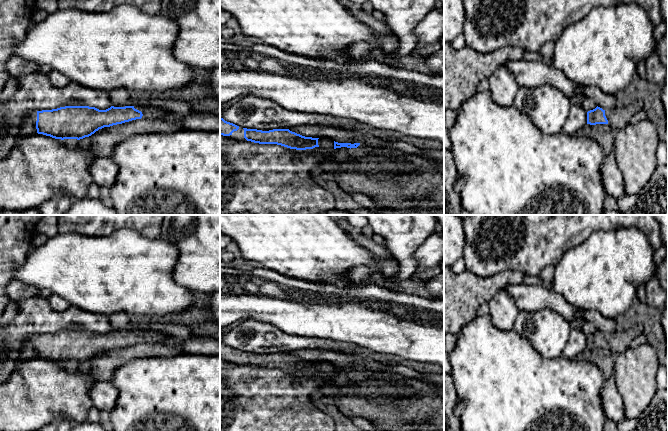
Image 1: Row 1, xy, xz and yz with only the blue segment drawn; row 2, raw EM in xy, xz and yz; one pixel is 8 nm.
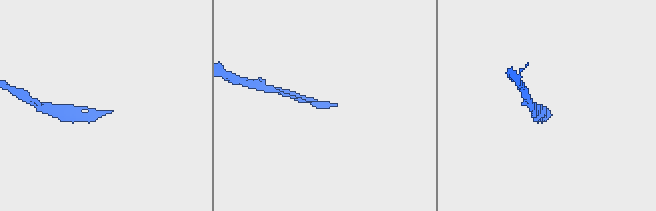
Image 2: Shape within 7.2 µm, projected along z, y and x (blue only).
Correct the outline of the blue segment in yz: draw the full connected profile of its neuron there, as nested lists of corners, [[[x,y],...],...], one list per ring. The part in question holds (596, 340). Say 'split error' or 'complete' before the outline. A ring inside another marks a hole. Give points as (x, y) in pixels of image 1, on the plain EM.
split error; [[[630,326],[623,331],[614,331],[609,334],[603,334],[596,331],[587,336],[587,348],[609,348],[613,355],[620,354],[630,347],[636,331]]]

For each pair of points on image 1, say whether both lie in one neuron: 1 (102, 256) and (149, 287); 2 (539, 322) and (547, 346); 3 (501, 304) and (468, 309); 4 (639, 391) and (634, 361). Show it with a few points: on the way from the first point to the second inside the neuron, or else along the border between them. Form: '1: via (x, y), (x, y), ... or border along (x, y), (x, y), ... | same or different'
1: via (114, 268), (118, 272), (129, 272), (137, 279) | same
2: via (544, 328), (547, 331), (547, 340) | same
3: border along (503, 287), (487, 302) | different
4: via (636, 384), (635, 368) | same

